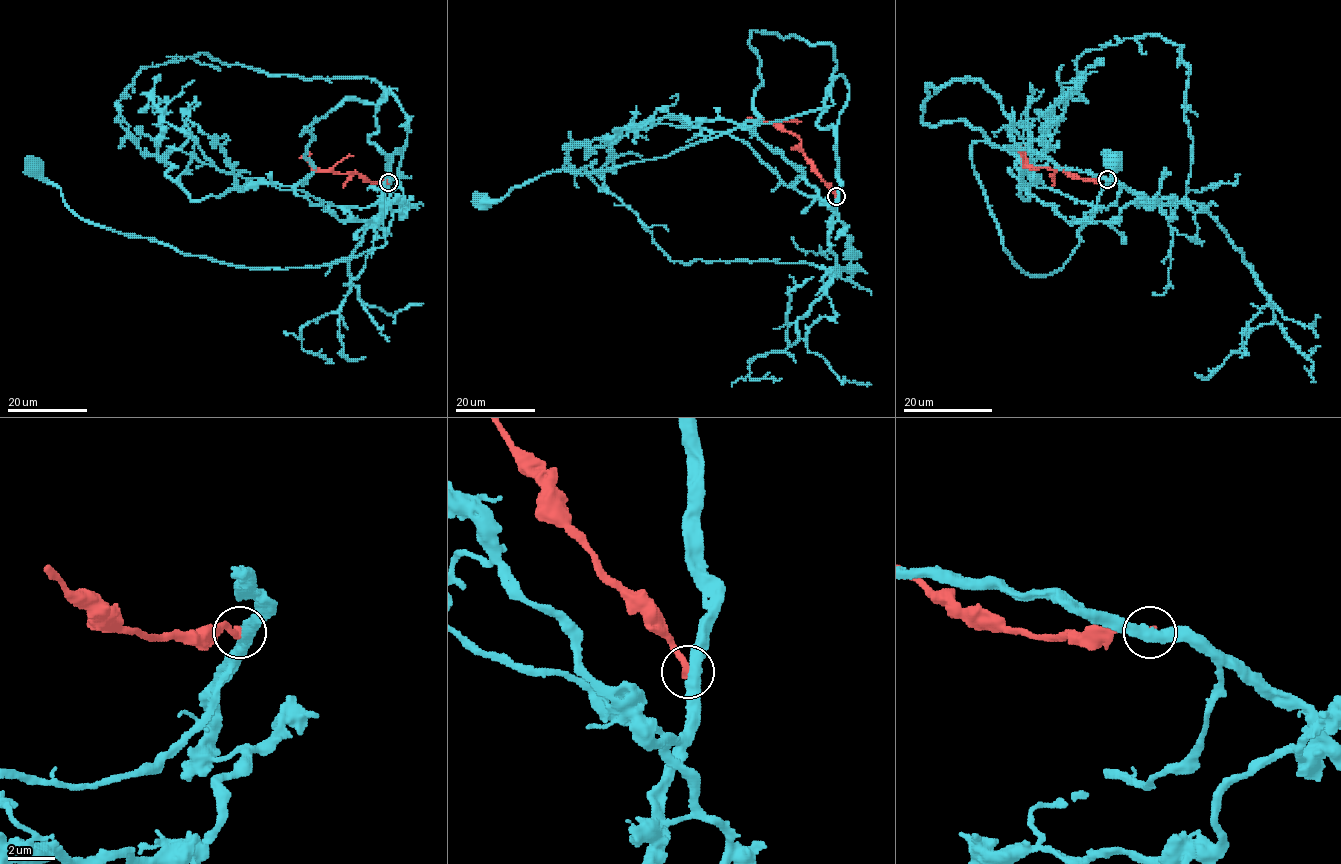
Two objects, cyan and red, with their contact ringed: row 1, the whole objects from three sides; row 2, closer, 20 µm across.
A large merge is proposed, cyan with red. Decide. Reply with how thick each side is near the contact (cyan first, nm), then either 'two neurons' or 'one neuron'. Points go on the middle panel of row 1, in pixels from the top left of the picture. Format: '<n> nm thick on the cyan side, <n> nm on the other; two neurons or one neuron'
500 nm thick on the cyan side, 320 nm on the other; two neurons

